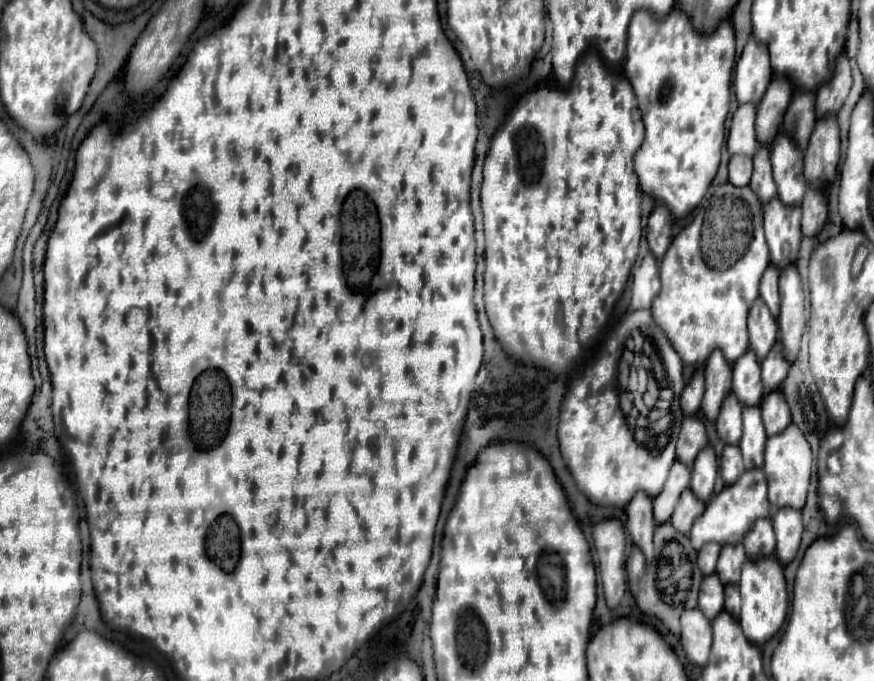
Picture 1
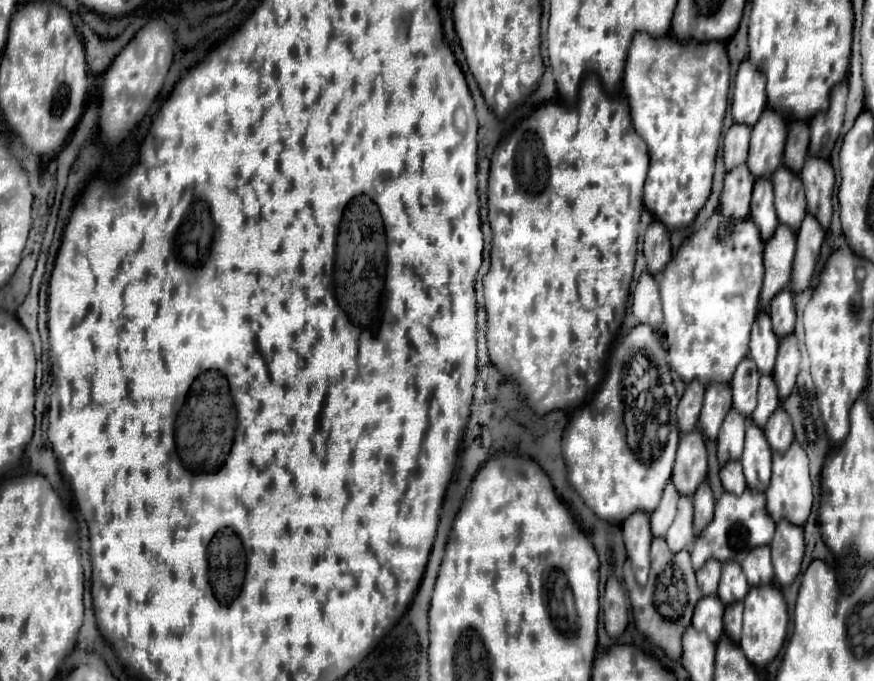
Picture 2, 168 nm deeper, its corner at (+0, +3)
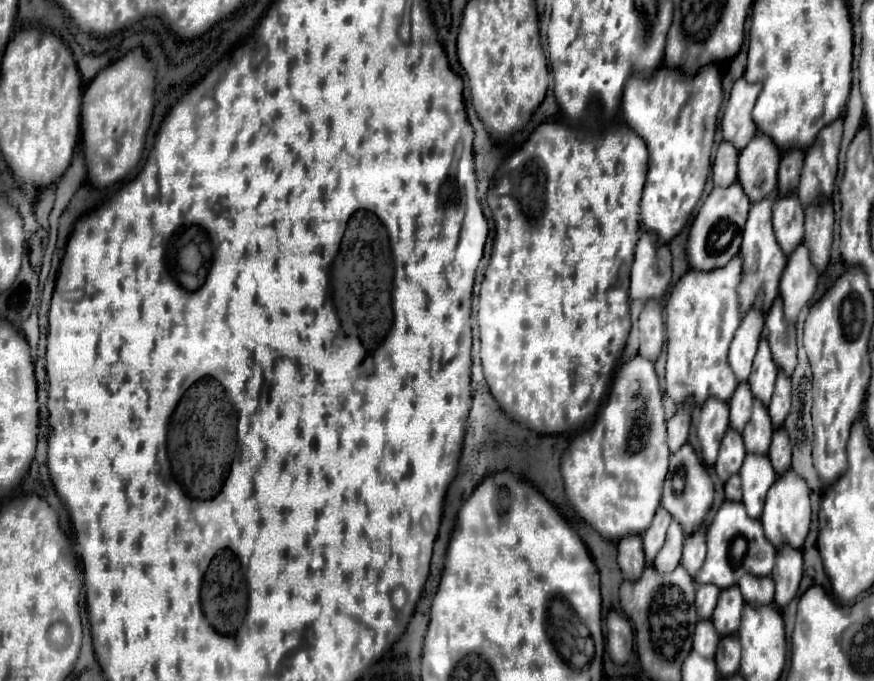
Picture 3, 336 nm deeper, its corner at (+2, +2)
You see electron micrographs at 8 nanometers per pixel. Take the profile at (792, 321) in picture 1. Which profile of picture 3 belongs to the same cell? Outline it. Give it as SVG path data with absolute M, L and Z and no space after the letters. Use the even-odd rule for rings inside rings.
M778 372L774 396L772 396L772 402L768 406L768 414L770 414L772 426L776 430L784 424L788 412L790 412L790 380L786 380L786 376L782 376L782 372Z

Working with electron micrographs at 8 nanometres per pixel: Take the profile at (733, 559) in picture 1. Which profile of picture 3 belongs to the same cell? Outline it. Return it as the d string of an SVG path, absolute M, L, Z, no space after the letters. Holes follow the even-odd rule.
M738 586L726 588L726 592L720 592L718 608L714 610L712 624L722 638L738 634L740 620L742 620L742 608L744 608L744 600L742 600L742 594L738 592Z

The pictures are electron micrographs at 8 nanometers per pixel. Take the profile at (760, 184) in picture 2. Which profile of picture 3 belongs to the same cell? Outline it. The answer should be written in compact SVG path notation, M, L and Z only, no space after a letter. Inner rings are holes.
M766 198L758 204L750 206L750 216L746 222L746 230L744 230L744 242L740 246L740 256L742 256L742 282L738 286L738 302L740 302L740 312L746 314L748 310L754 308L756 300L760 294L764 294L762 298L762 312L766 314L774 302L774 298L778 296L778 282L780 276L784 272L786 266L786 256L784 252L778 248L778 242L774 240L774 232L772 232L772 198Z

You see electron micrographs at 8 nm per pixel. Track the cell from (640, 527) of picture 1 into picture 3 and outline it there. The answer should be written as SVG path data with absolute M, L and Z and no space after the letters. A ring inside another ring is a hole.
M630 536L630 540L618 542L618 566L624 578L630 582L636 582L642 576L646 568L646 560L644 560L640 536Z

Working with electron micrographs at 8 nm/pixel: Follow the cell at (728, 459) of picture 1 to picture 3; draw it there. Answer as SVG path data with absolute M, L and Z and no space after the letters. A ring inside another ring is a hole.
M732 476L726 482L726 500L740 502L742 500L742 490L740 490L740 476Z

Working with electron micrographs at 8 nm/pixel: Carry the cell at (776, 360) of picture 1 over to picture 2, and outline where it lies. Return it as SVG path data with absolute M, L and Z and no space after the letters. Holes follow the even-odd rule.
M762 375L760 377L760 391L758 391L758 407L752 413L752 421L758 427L764 427L764 423L768 421L768 415L772 415L772 411L778 405L780 405L780 397L776 391L774 375Z

